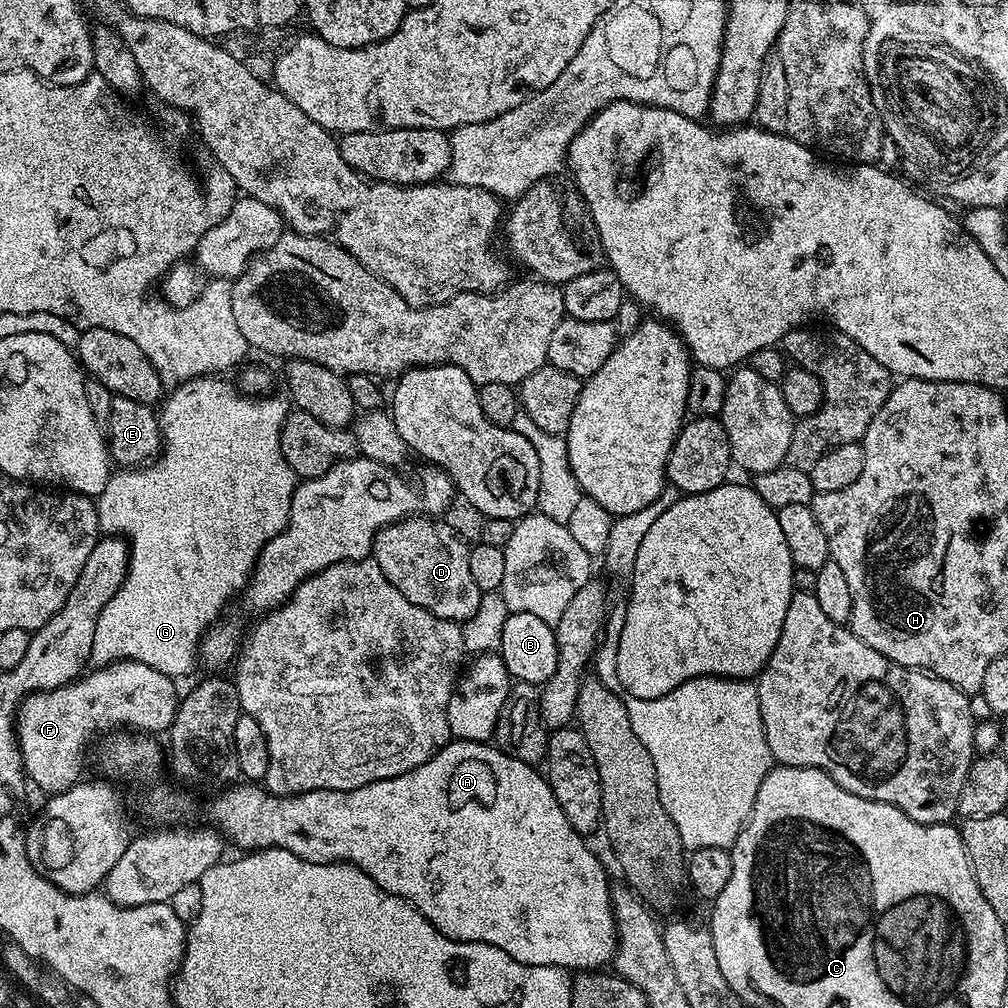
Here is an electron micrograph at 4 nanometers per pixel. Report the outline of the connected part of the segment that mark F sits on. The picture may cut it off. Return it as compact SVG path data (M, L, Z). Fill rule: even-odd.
M115 660L104 668L93 667L87 674L61 688L32 693L21 700L16 714L16 741L20 744L25 777L31 783L33 780L44 794L65 792L81 779L84 755L87 754L96 732L102 731L103 728L115 729L117 726L145 734L157 734L156 732L160 731L163 733L168 730L175 720L176 711L180 709L182 699L181 693L176 693L176 684L177 681L173 677L162 674L162 670L154 670L154 666L146 666L133 660Z

